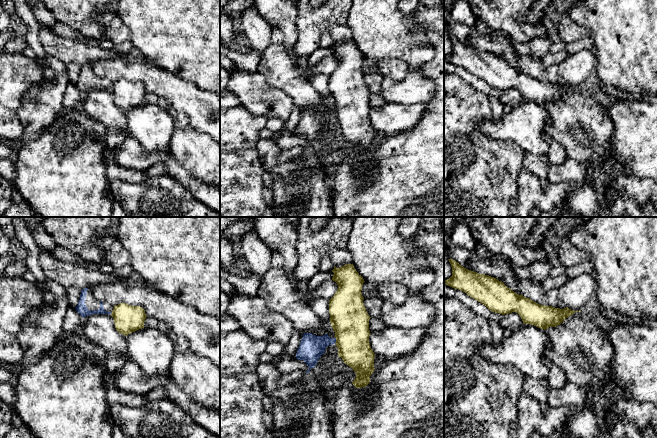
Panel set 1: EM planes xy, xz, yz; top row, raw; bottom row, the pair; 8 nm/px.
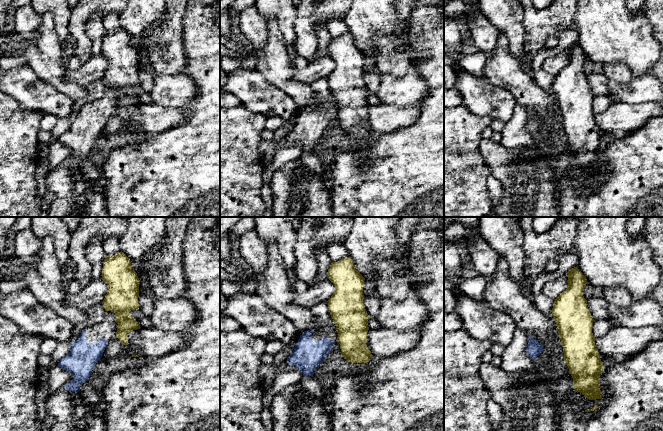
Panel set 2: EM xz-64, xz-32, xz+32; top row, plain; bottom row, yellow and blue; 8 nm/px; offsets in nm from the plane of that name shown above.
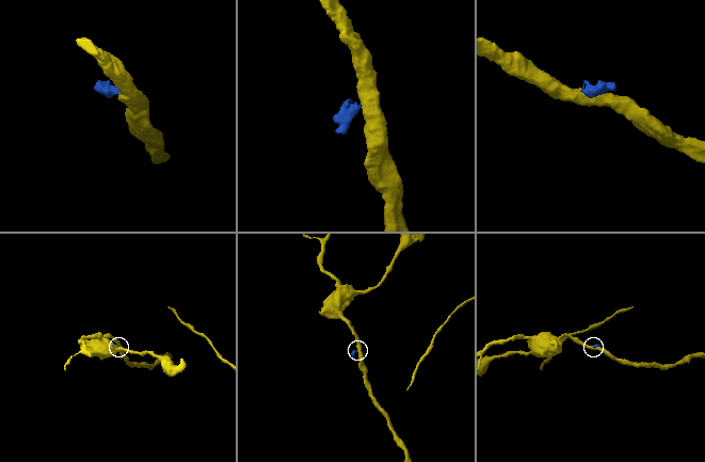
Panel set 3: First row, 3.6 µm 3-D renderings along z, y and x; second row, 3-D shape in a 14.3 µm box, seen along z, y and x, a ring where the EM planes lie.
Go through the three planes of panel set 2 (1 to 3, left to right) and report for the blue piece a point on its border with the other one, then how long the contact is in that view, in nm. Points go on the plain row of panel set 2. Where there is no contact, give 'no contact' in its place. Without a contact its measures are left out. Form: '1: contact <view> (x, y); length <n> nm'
1: no contact
2: no contact
3: no contact

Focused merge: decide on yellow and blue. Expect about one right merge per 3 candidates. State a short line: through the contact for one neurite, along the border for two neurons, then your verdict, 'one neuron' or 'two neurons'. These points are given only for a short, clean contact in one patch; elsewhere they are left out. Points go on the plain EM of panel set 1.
xz (335, 113), (334, 119) | two neurons

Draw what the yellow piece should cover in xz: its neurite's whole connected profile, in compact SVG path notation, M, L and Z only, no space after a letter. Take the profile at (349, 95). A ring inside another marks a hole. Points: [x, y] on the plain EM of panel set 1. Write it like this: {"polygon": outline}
{"polygon": "M346 40L340 44L336 42L332 46L332 56L338 61L334 72L329 76L330 99L335 108L338 132L345 140L351 143L356 149L352 160L356 164L366 163L370 159L370 152L374 148L375 130L369 119L369 96L366 84L363 79L362 62L365 58L363 53L356 47L353 40Z"}

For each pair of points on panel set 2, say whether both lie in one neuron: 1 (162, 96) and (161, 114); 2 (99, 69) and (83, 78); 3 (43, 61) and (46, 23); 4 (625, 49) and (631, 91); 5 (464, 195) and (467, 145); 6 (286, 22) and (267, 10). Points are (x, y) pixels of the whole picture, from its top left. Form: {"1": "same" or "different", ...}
{"1": "different", "2": "same", "3": "same", "4": "different", "5": "same", "6": "same"}

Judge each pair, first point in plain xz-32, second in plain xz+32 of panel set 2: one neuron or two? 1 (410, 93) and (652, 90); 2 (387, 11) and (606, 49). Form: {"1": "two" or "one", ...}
{"1": "one", "2": "one"}

